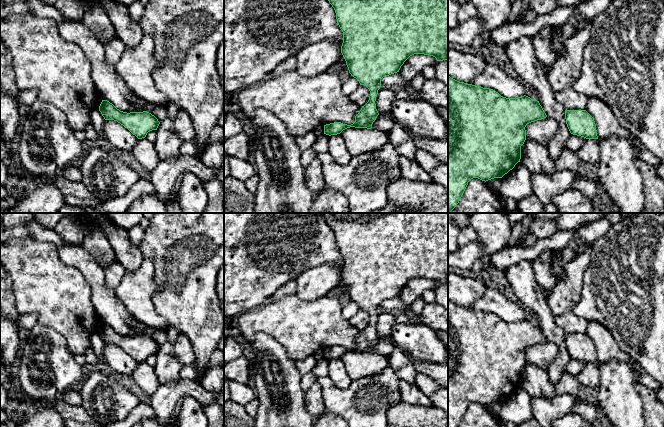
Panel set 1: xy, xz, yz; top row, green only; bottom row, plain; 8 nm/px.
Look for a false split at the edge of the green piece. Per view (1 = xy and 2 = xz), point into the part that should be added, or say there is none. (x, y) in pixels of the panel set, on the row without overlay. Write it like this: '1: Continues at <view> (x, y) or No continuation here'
1: No continuation here
2: No continuation here

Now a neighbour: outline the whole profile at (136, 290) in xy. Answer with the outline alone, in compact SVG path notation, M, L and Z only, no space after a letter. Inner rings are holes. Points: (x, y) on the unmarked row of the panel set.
M143 258L137 271L126 271L115 294L136 320L153 328L168 329L167 320L158 314L152 301L156 291L154 264L150 259Z

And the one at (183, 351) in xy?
M180 335L174 346L173 352L175 358L183 364L193 364L196 356L192 348L192 344L189 339L183 335Z

